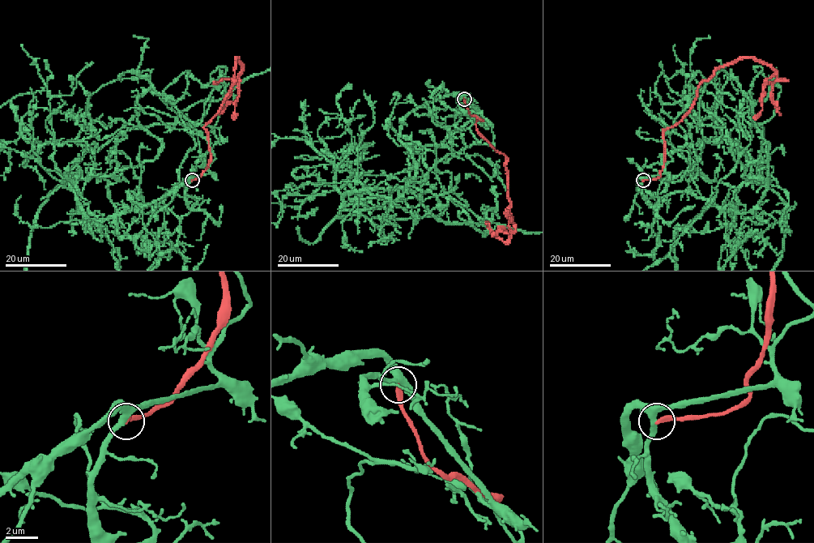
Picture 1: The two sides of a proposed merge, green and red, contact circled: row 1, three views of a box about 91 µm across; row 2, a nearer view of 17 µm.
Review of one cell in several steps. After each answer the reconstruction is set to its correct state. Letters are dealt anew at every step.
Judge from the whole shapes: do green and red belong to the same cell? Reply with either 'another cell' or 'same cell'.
another cell

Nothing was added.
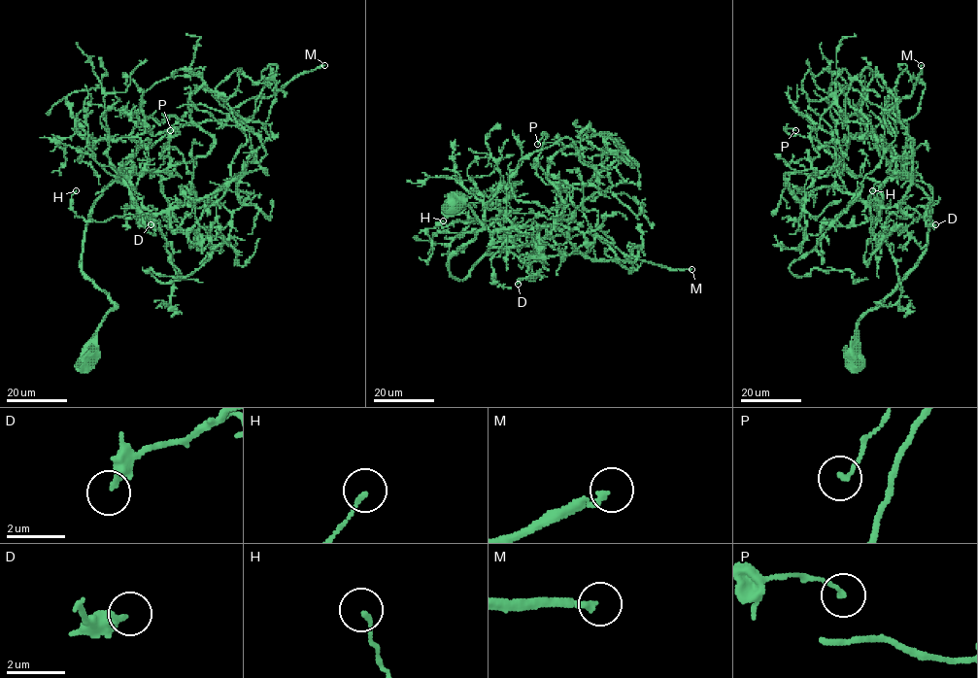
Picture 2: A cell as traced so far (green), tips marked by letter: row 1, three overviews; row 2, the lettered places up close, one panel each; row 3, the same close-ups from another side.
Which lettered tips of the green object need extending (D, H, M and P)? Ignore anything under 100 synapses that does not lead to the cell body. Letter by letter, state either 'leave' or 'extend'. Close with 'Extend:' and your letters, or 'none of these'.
D: leave
H: leave
M: extend
P: leave
Extend: M

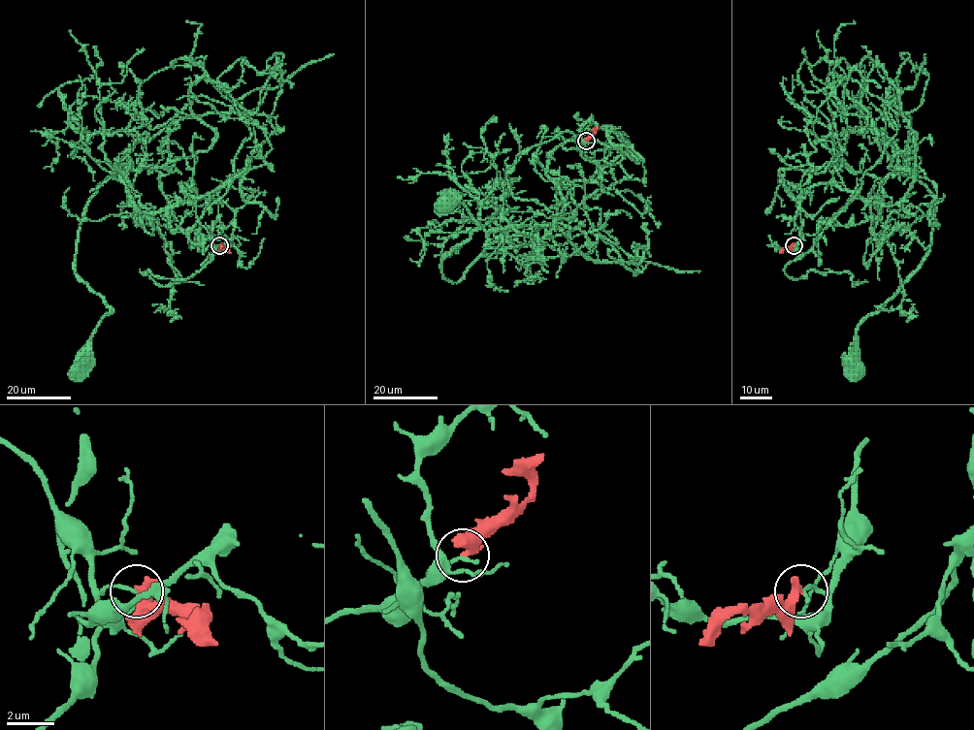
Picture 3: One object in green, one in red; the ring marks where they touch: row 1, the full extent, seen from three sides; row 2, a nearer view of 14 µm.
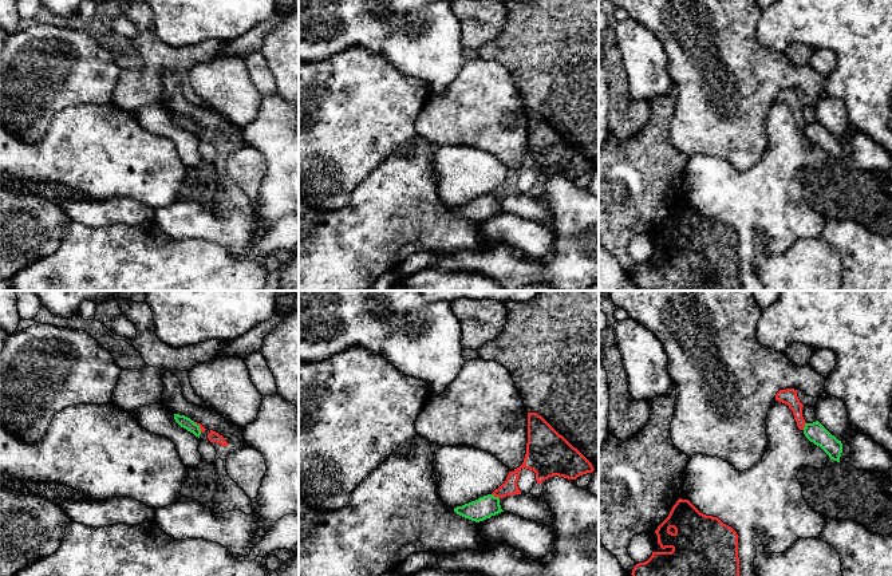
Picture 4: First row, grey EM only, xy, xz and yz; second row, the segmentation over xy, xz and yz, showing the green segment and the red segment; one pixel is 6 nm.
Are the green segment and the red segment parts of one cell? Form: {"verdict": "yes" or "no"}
{"verdict": "no"}

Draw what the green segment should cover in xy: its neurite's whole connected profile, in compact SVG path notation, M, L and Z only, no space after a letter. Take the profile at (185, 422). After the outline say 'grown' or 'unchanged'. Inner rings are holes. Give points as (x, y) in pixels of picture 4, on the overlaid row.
M174 414L174 419L181 427L186 429L188 431L193 433L196 437L200 438L201 429L190 418L188 418L185 415Z | unchanged

